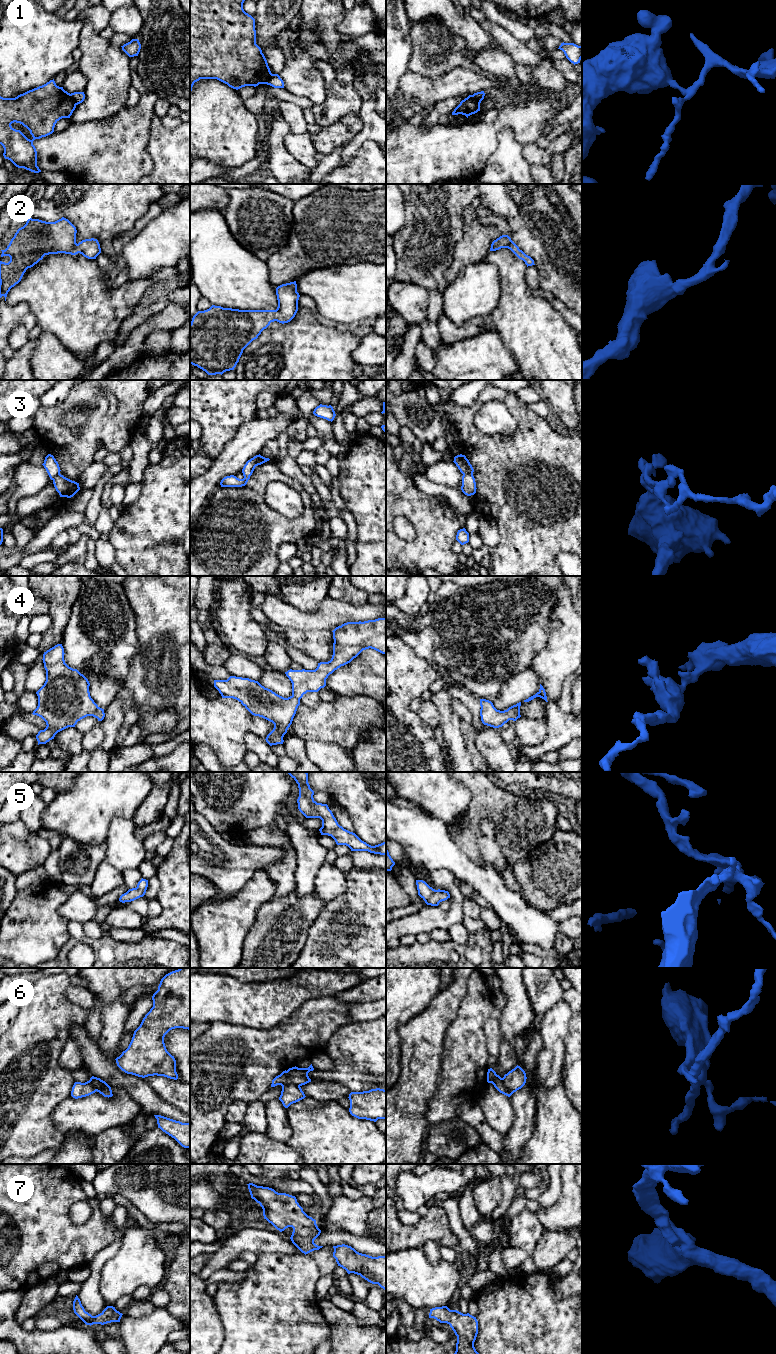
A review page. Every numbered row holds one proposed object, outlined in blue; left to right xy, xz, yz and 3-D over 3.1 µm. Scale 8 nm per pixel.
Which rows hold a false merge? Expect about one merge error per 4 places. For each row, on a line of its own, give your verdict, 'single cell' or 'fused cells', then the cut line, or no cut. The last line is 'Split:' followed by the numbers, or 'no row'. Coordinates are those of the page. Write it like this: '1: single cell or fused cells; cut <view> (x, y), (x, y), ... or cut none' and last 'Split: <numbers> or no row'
1: fused cells; cut xy (69, 94), (76, 104)
2: single cell; cut none
3: fused cells; cut xz (261, 456), (255, 465)
4: single cell; cut none
5: single cell; cut none
6: fused cells; cut xz (299, 1085), (285, 1085), (282, 1088)
7: single cell; cut none
Split: 1, 3, 6

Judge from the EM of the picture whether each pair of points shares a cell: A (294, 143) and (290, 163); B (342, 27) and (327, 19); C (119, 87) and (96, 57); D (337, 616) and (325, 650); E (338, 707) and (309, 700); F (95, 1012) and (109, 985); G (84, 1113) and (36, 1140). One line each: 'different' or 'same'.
A: different
B: different
C: same
D: different
E: different
F: same
G: different

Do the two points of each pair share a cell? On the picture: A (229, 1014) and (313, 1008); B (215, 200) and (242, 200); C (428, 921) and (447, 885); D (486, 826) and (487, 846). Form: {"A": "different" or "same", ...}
{"A": "different", "B": "different", "C": "same", "D": "same"}

